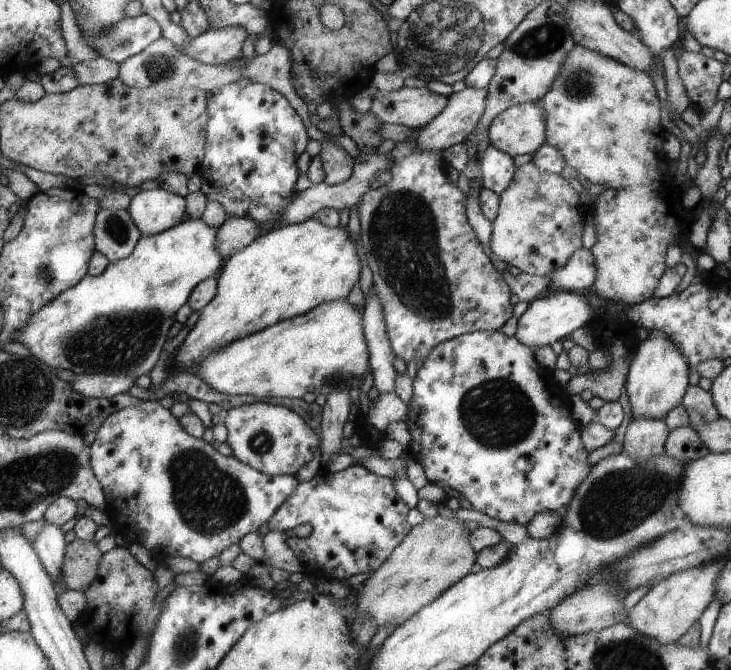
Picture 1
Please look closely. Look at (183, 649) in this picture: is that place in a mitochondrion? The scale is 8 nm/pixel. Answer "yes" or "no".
yes

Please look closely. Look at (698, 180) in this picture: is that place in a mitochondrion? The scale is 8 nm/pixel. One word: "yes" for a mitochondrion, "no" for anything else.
no

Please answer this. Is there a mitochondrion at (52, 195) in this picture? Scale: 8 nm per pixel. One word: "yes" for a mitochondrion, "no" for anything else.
no

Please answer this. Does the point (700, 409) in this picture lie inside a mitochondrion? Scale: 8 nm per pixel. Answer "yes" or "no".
yes

